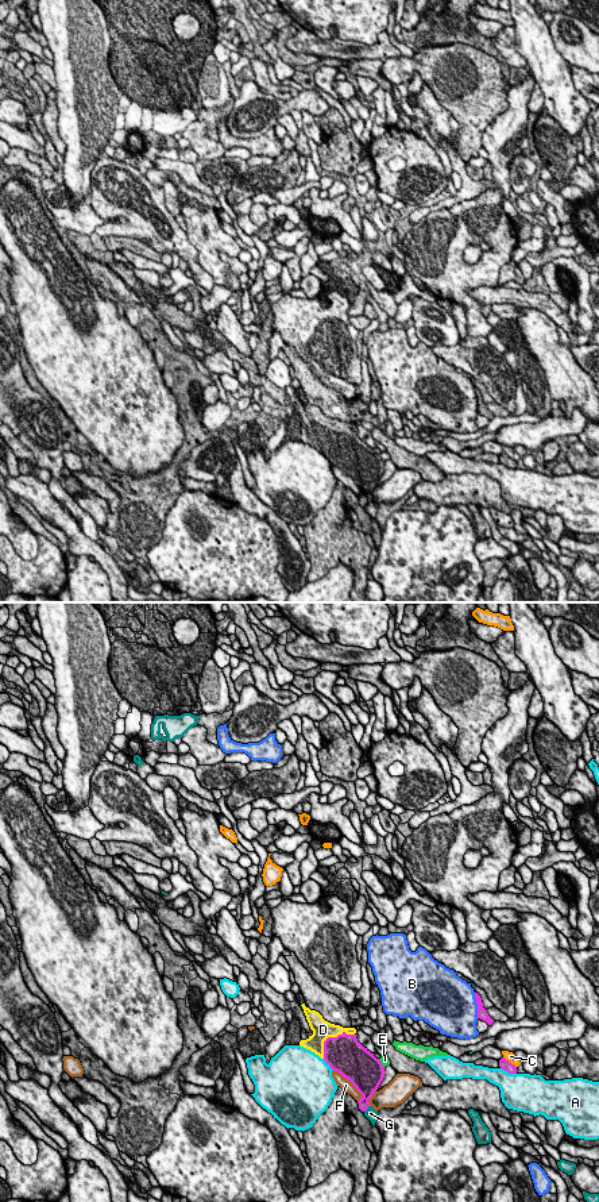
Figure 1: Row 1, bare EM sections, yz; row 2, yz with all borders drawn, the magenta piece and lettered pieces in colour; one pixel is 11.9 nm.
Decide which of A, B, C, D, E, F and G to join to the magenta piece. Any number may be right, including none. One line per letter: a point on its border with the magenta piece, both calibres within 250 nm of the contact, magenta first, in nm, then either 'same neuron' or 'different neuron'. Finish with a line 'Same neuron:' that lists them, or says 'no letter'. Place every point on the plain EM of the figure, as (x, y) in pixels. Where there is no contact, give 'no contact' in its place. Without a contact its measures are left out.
A: yz (509, 467) | 130/420 nm | different neuron
B: yz (478, 400) | 130/480 nm | different neuron
C: yz (509, 457) | 130/120 nm | different neuron
D: yz (331, 432) | 460/240 nm | same neuron
E: yz (381, 458) | 440/100 nm | different neuron
F: yz (351, 477) | 440/140 nm | different neuron
G: yz (367, 503) | 200/140 nm | different neuron
Same neuron: D

